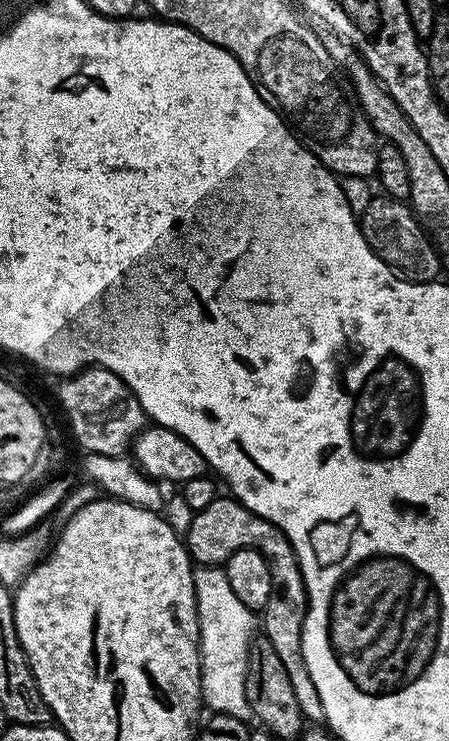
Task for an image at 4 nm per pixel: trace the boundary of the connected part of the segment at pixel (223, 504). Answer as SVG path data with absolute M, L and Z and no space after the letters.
M217 498L210 502L210 506L206 506L206 510L193 515L186 533L186 547L193 561L200 566L219 565L227 561L233 552L243 548L258 550L262 558L266 558L273 590L270 602L262 613L263 635L270 638L274 650L278 650L278 655L286 666L286 674L290 674L290 686L294 686L294 695L298 697L298 706L302 706L305 721L323 721L322 698L318 698L314 678L310 678L310 670L306 670L306 662L302 658L302 626L308 609L308 595L294 546L290 546L286 534L276 524L254 514L235 498L227 499Z

